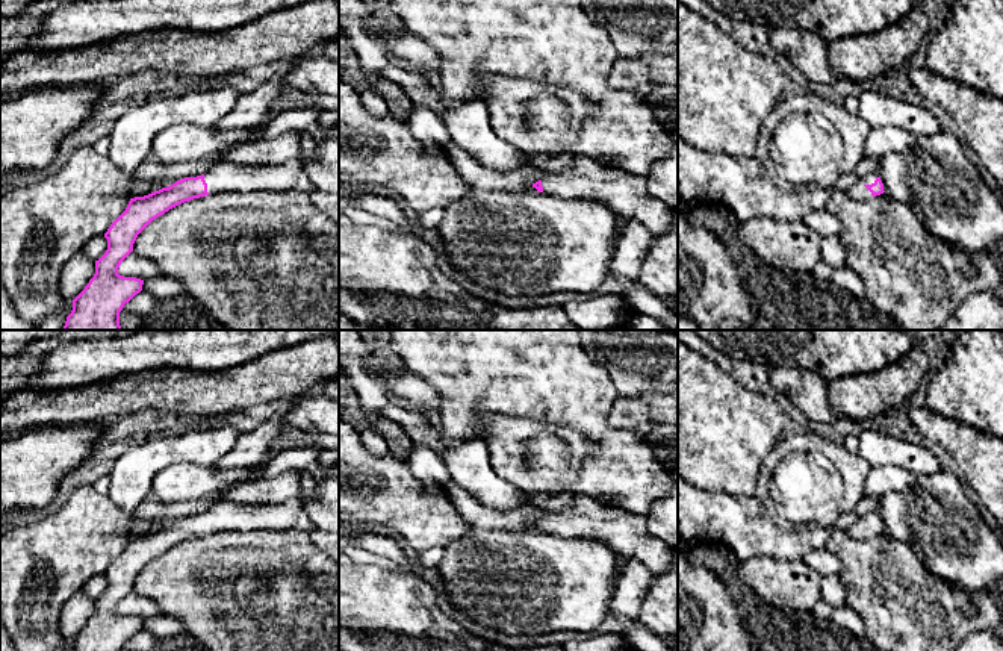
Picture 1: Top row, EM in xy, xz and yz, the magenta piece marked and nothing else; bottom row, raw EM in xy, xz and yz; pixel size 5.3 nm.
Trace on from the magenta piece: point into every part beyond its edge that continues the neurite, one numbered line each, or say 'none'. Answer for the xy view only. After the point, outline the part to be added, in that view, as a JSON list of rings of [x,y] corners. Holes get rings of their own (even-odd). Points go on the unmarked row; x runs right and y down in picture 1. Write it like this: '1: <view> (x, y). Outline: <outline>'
1: xy (224, 515). Outline: [[[300,498],[263,506],[242,506],[221,500],[204,513],[204,519],[209,534],[221,530],[257,531],[289,528],[310,533],[316,528]]]

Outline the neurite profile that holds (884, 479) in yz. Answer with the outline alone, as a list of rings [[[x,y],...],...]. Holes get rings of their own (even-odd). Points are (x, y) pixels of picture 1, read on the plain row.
[[[897,465],[873,466],[865,480],[864,497],[883,497],[890,492],[902,492],[914,487],[918,475]]]

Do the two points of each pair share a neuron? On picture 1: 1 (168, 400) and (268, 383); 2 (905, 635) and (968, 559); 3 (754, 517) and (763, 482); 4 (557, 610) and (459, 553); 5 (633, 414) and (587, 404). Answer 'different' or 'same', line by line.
1: same
2: different
3: different
4: same
5: different

